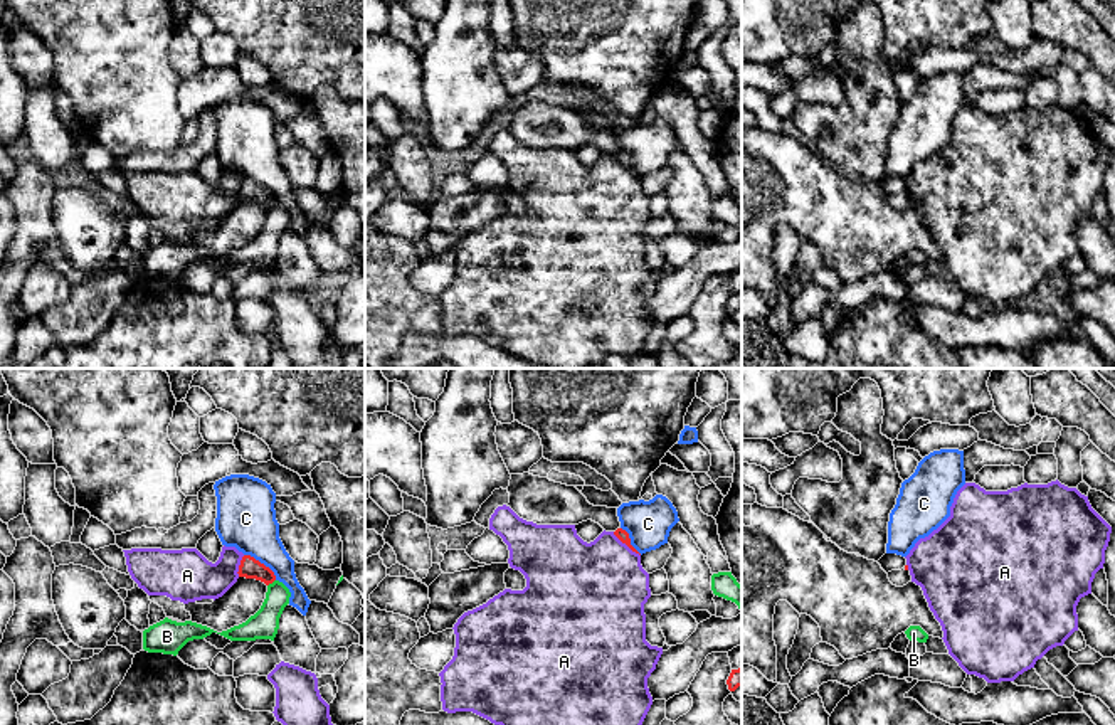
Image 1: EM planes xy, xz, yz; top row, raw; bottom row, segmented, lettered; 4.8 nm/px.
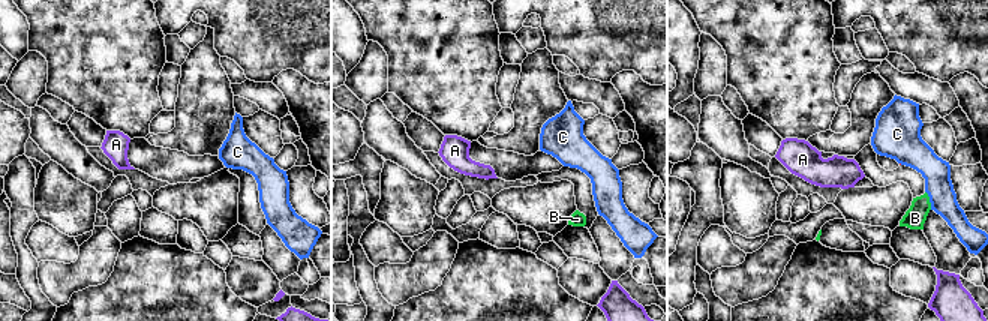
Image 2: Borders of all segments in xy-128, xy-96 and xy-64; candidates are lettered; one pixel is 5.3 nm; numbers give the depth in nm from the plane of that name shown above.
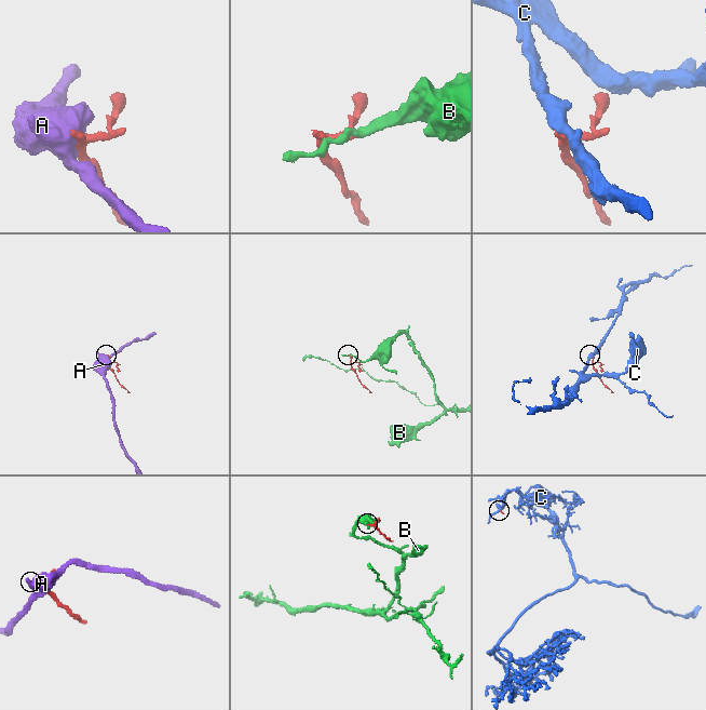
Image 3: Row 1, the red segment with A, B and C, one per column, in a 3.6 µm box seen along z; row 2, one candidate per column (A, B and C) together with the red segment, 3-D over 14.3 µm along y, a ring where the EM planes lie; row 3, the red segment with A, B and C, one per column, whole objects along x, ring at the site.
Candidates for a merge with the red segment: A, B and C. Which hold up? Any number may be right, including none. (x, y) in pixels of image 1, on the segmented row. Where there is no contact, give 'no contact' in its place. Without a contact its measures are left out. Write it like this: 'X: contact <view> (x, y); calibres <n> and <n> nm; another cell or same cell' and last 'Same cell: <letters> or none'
A: contact xz (626, 544); calibres 60 and 440 nm; another cell
B: contact xy (271, 582); calibres 100 and 140 nm; another cell
C: contact xy (263, 564); calibres 100 and 280 nm; another cell
Same cell: none

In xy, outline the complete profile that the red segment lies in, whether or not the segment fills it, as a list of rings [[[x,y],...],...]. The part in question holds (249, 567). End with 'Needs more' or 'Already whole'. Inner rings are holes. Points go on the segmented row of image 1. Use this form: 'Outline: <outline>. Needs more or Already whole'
Outline: [[[244,555],[239,565],[239,577],[256,579],[266,585],[276,580],[274,572],[251,555]]]. Already whole

